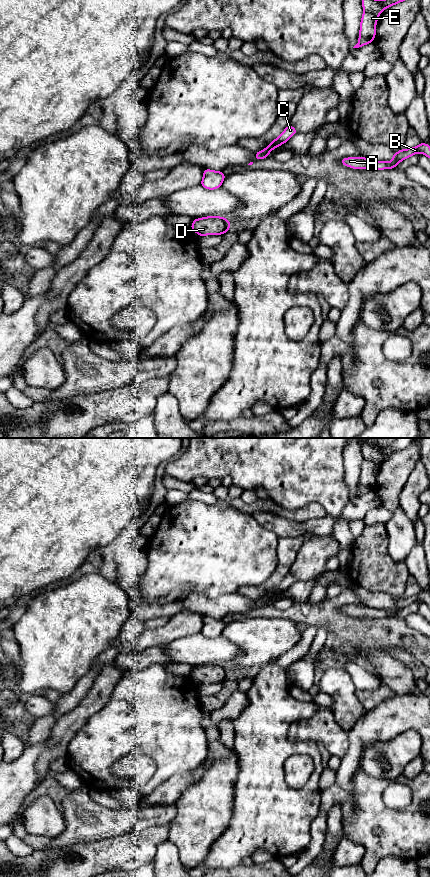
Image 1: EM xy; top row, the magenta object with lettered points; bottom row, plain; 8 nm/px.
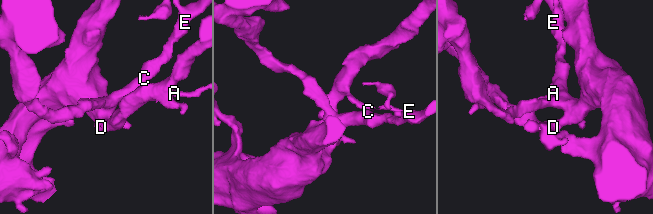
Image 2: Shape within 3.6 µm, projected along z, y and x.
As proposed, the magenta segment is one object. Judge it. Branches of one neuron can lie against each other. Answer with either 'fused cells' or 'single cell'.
single cell

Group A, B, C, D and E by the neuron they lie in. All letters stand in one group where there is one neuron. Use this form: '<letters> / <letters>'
A B C D E

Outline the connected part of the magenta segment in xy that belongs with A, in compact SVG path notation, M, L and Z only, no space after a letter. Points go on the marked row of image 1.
M421 142L415 147L400 149L393 154L390 162L372 160L366 157L346 157L340 160L340 164L352 169L368 169L368 170L385 170L395 169L396 165L409 157L416 155L417 153L424 154L430 159L430 144Z

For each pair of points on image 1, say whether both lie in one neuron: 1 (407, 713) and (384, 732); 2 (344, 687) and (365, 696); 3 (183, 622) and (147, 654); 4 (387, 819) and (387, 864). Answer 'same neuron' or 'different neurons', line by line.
1: same neuron
2: different neurons
3: different neurons
4: different neurons

